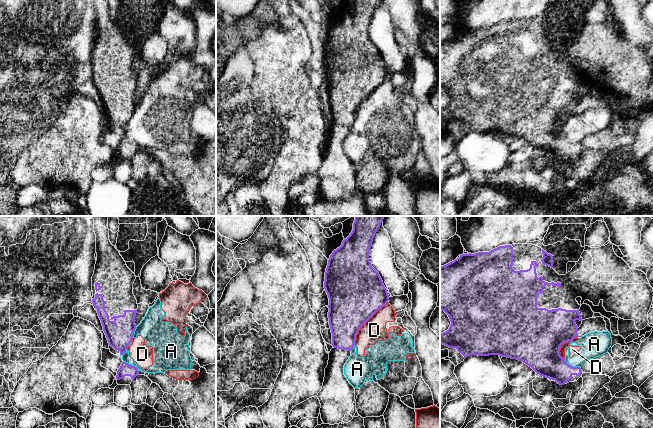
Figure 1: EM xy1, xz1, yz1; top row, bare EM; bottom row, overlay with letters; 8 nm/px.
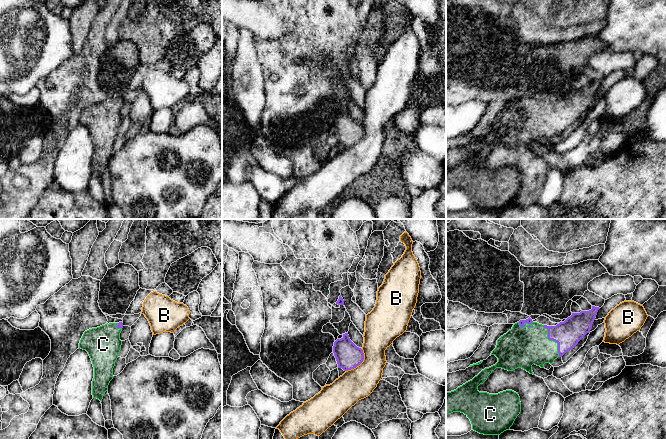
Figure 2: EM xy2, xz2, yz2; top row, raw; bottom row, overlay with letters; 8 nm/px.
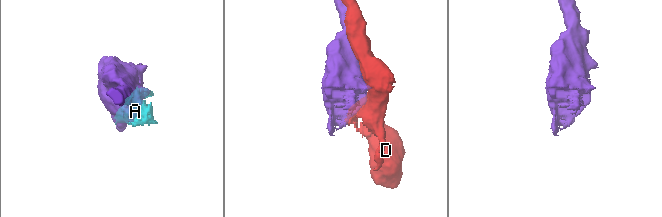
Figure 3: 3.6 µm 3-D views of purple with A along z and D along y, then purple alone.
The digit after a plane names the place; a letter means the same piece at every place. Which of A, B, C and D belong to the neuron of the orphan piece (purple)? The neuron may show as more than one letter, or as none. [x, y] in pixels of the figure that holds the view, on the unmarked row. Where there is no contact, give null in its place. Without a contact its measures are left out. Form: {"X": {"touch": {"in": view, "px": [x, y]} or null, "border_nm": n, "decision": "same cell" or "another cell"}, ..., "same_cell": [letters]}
{"A": {"touch": {"in": "yz1", "px": [570, 141]}, "border_nm": 150, "decision": "another cell"}, "B": {"touch": {"in": "xz2", "px": [360, 139]}, "border_nm": 220, "decision": "another cell"}, "C": {"touch": {"in": "yz2", "px": [552, 115]}, "border_nm": 280, "decision": "same cell"}, "D": {"touch": {"in": "xz1", "px": [365, 98]}, "border_nm": 440, "decision": "another cell"}, "same_cell": ["C"]}

